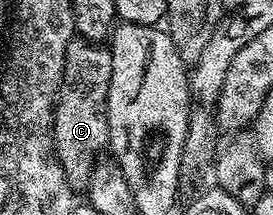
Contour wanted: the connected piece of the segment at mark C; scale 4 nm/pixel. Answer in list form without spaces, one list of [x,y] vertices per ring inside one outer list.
[[[73,39],[65,51],[65,71],[63,82],[59,88],[59,100],[55,102],[55,154],[59,157],[67,178],[72,186],[79,187],[91,177],[91,168],[96,163],[102,149],[108,148],[111,132],[107,118],[107,100],[109,99],[109,83],[113,75],[113,59],[111,50],[106,44],[82,39]]]

